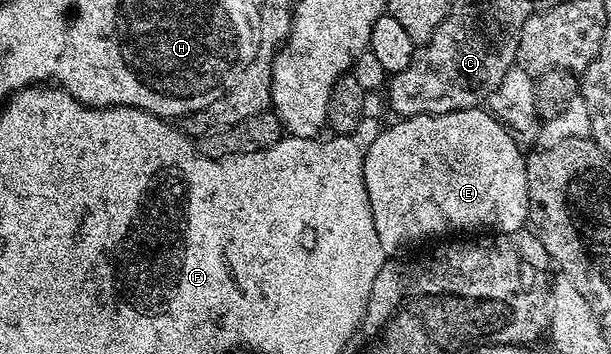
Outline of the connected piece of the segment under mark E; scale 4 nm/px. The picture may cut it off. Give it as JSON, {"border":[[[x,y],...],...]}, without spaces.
{"border":[[[476,107],[473,109],[462,109],[461,111],[453,111],[452,113],[446,113],[445,115],[417,115],[416,117],[404,117],[394,122],[396,125],[391,125],[387,130],[376,132],[373,143],[367,148],[367,153],[363,157],[363,188],[367,191],[367,205],[371,208],[371,218],[373,219],[373,227],[377,233],[377,239],[379,240],[379,246],[383,248],[384,254],[391,255],[394,249],[399,249],[402,245],[411,245],[414,241],[423,241],[426,237],[439,237],[442,233],[451,233],[447,235],[455,235],[458,229],[487,229],[483,231],[494,231],[499,235],[515,235],[520,232],[519,228],[524,228],[527,225],[527,184],[525,183],[525,161],[521,156],[519,158],[519,149],[515,146],[515,141],[512,134],[509,132],[507,126],[498,121],[491,115],[491,113],[484,111],[482,108]]]}

